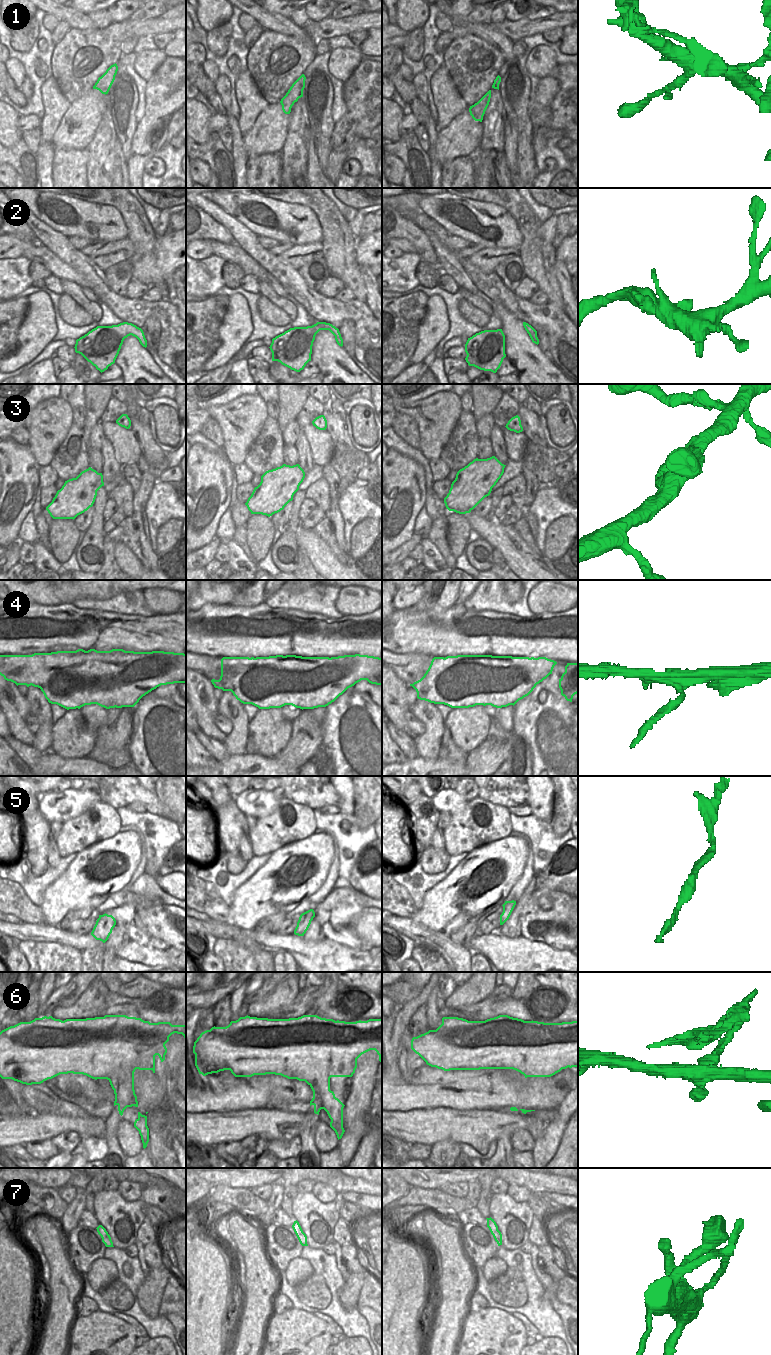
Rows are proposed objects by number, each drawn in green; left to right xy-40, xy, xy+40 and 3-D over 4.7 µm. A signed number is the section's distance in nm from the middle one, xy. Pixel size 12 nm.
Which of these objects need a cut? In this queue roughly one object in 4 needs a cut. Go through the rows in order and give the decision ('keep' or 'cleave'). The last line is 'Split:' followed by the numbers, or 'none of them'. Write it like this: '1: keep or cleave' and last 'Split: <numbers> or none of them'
1: keep
2: keep
3: keep
4: cleave
5: keep
6: cleave
7: keep
Split: 4, 6

